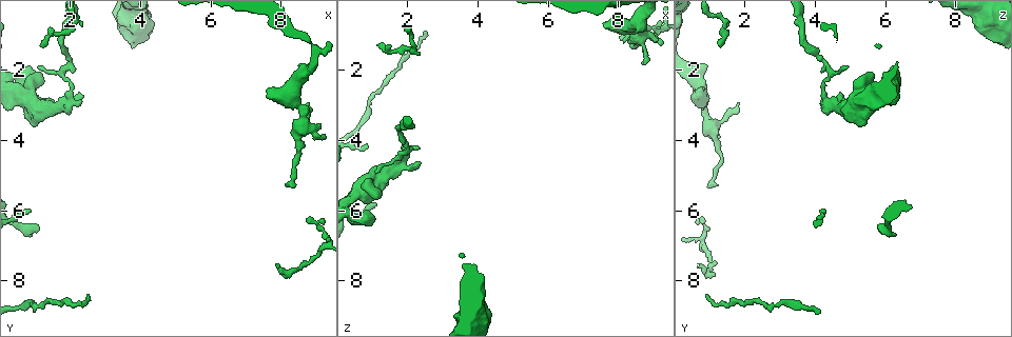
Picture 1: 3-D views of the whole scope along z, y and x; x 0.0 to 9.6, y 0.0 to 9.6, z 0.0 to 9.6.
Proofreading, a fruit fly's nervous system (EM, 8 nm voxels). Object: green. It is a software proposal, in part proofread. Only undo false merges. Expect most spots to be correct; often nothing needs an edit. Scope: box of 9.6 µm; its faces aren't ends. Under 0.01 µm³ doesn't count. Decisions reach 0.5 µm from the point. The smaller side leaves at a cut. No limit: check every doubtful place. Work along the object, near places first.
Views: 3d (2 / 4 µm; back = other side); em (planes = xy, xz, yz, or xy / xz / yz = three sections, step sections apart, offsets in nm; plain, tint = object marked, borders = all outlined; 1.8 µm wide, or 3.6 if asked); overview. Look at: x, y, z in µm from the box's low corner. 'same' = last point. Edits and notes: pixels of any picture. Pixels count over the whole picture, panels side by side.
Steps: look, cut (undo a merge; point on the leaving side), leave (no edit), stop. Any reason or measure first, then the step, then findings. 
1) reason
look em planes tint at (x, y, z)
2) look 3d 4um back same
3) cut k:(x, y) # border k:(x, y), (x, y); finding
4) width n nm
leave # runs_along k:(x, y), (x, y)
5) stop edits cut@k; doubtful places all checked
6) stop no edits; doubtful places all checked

thin neck
look em planes plain at (0.65, 2.85, 5.70)

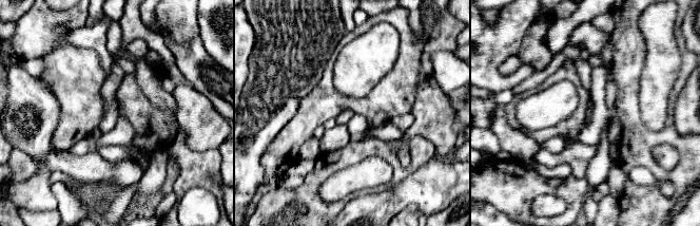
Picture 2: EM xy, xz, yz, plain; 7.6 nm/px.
what lies round it
look em planes borders same

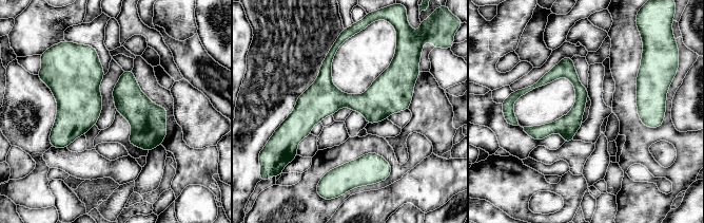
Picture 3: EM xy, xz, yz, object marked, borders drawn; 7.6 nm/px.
leave # one neuron here

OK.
calibre changes
look 3d 4um at (1.80, 3.00, 4.55)

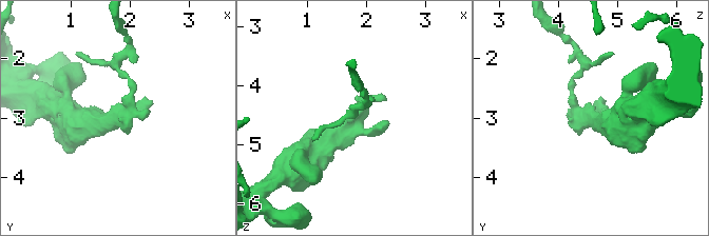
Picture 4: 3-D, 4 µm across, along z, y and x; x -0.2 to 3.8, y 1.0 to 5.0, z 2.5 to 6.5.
look em xz step 16 tint at (1.85, 3.00, 4.45)

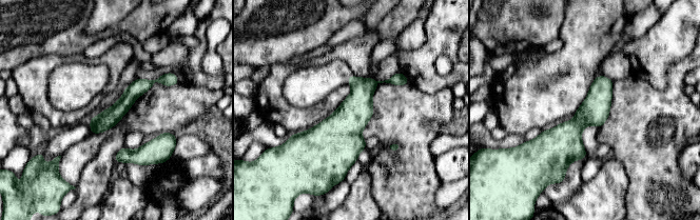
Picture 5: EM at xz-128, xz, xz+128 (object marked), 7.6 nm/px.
look em planes tint same

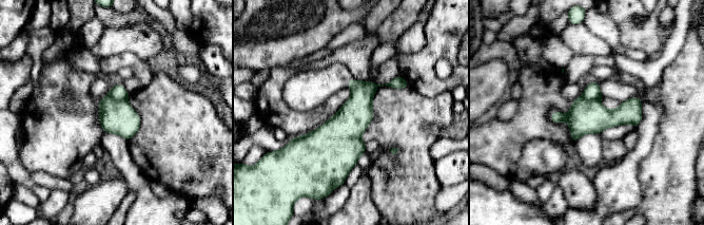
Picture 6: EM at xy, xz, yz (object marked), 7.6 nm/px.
width 260 nm
cut 6:(116, 116) # part_leaving 6:(638, 100), (617, 117), (553, 118); a second neuron is stuck on

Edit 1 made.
abrupt turn
look em xz step 16 tint at (2.00, 2.35, 4.20)

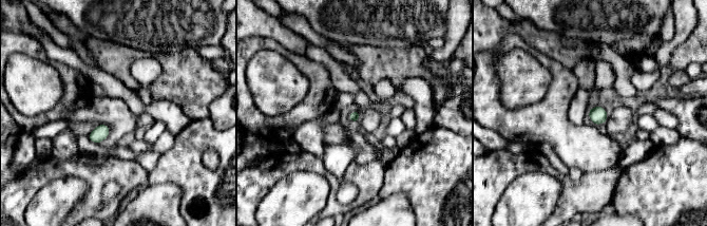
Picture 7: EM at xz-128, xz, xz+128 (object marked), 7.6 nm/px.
cut it another way
look em xy step 4 tint same

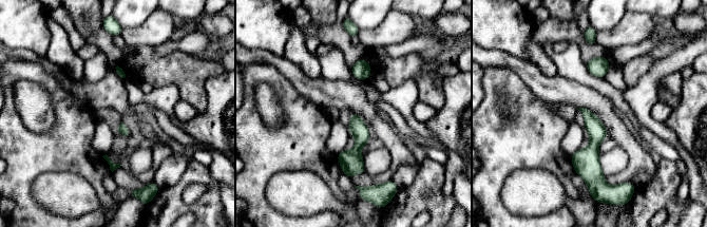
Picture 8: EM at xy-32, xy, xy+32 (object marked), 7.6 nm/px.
width 70 nm
leave # all the same neuron

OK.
sharp bend
look 3d 4um at (8.65, 3.60, 1.05)

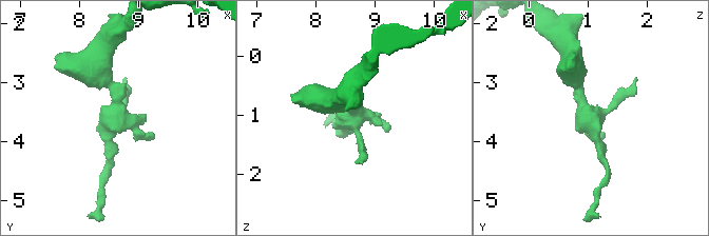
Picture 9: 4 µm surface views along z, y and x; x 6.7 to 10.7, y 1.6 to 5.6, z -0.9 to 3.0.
look em planes tint at (8.60, 3.50, 1.00)

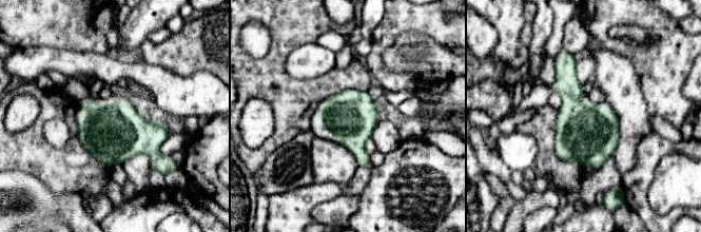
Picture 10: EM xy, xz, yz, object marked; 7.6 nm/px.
leave # one neuron here

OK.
stop edits cut@6; doubtful places all checked

